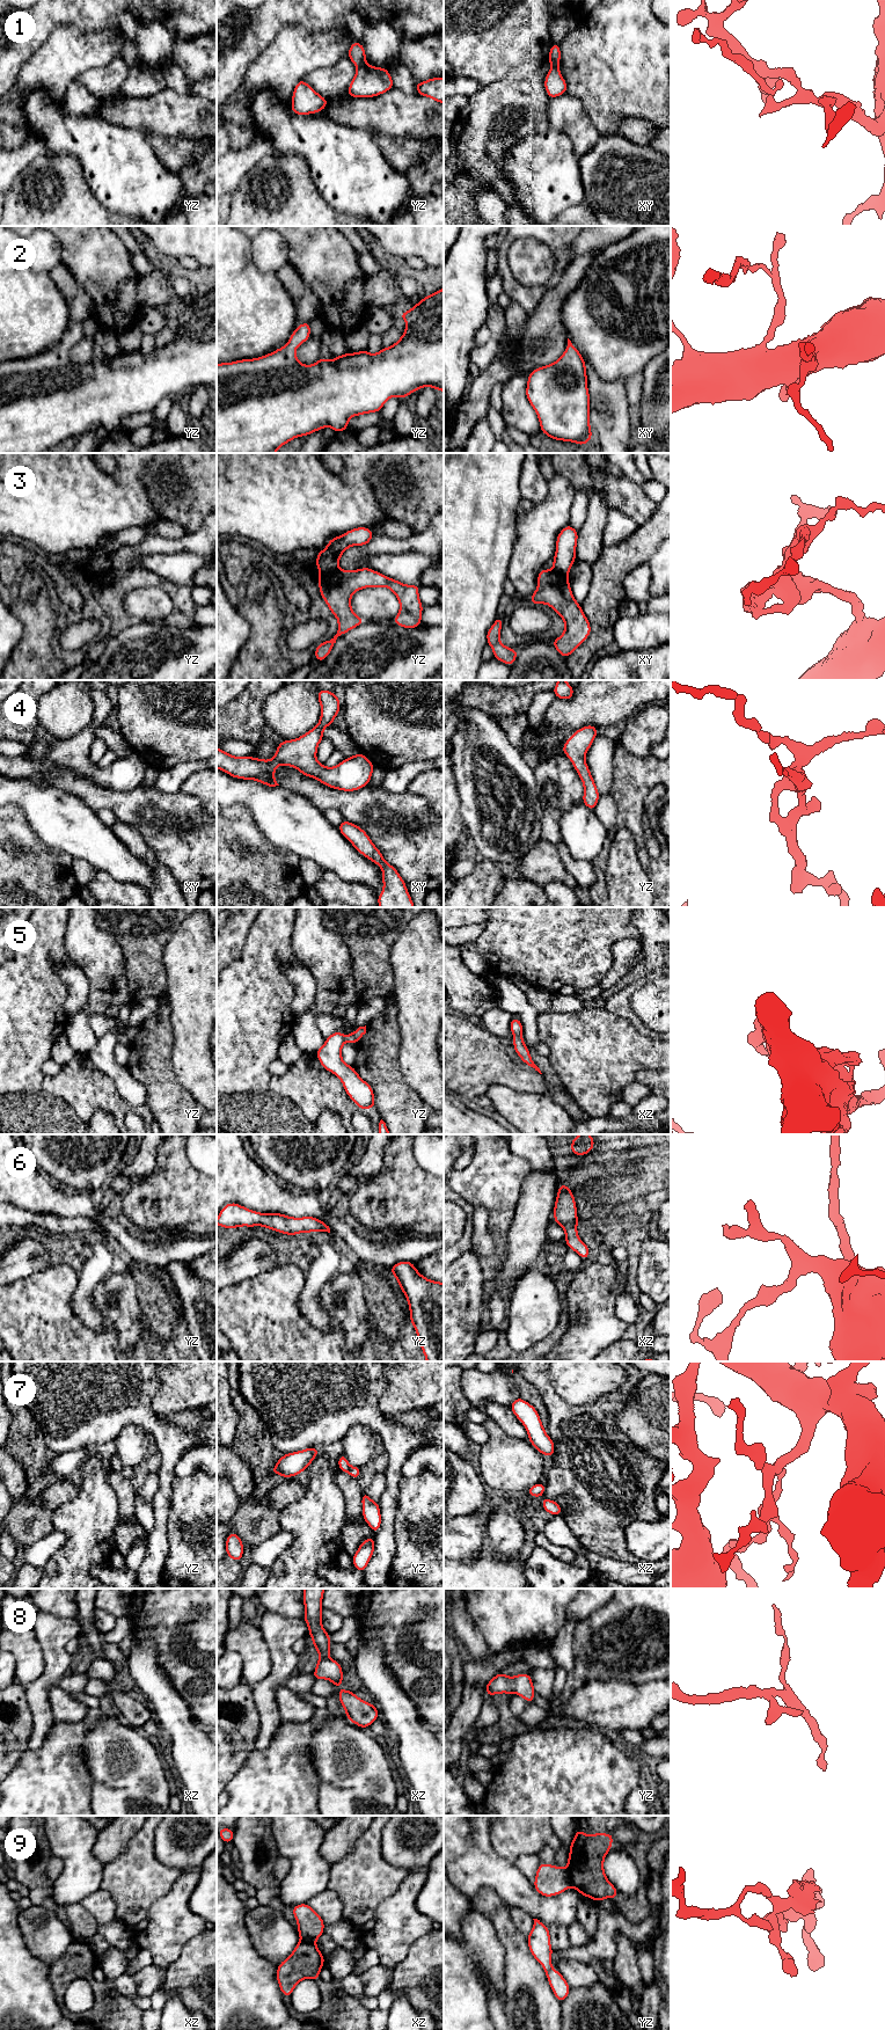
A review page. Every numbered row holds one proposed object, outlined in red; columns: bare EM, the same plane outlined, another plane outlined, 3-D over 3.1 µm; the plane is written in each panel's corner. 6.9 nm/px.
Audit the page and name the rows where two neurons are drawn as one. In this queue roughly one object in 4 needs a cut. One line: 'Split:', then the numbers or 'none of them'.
Split: 1, 3, 9

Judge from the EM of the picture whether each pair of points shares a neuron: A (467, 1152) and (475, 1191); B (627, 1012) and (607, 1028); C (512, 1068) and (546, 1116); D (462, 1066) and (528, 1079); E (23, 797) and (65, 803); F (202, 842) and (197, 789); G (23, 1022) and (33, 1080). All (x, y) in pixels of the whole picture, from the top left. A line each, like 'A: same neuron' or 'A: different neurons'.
A: different neurons
B: different neurons
C: different neurons
D: same neuron
E: same neuron
F: different neurons
G: same neuron

